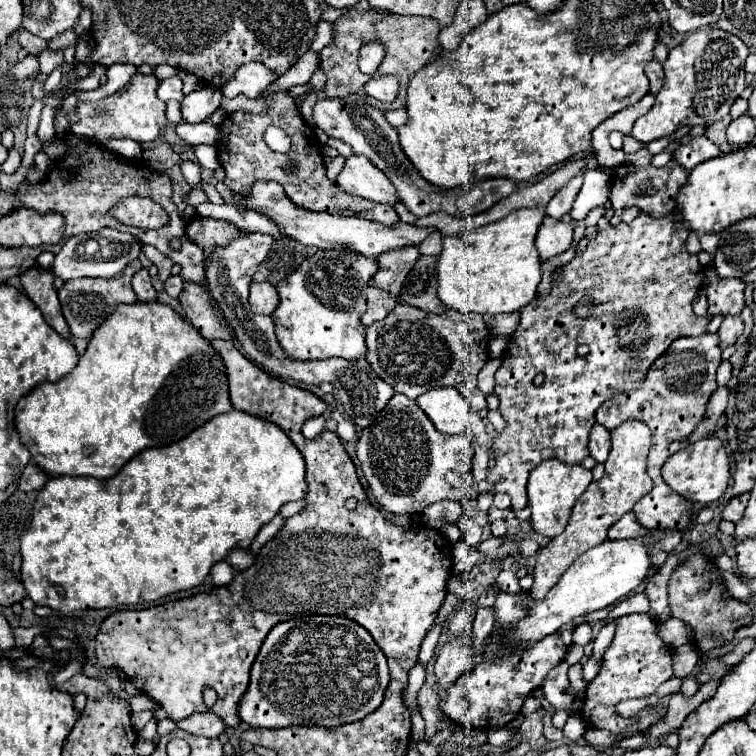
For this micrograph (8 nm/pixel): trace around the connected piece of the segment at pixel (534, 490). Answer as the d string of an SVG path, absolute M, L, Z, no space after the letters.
M544 460L542 464L538 464L538 468L534 468L528 478L528 506L532 510L530 524L534 532L546 538L556 538L558 534L562 534L574 504L586 492L590 482L592 482L592 472L586 470L584 466L562 464L560 460Z

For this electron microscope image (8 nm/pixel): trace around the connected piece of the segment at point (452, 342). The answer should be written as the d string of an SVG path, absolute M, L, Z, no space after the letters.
M396 304L386 320L366 328L366 360L382 380L410 400L442 386L454 386L462 396L468 396L476 388L476 376L488 360L488 342L490 332L482 314L448 310L438 316Z

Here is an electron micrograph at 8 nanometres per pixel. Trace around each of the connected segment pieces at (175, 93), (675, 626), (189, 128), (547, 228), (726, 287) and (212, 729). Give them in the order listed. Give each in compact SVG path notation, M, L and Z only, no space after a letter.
M178 76L160 80L158 98L164 100L164 102L168 102L168 100L182 100L184 98L184 94L182 94L182 80Z
M671 617L664 623L657 623L658 636L664 640L666 646L670 648L678 648L682 644L692 644L690 636L688 636L688 628L682 624L681 620Z
M180 122L176 126L176 134L192 144L192 146L198 146L198 144L216 144L218 140L218 130L212 122L198 122L198 124L188 124L188 122Z
M546 216L536 236L536 248L538 248L540 260L548 262L550 258L566 252L572 246L572 236L574 236L572 224L564 224L560 220Z
M722 280L722 284L708 284L708 316L734 316L744 308L744 282L742 280Z
M212 712L208 714L192 714L184 720L178 722L178 728L192 732L192 734L200 734L200 736L220 736L226 726L222 724L222 720L218 720Z

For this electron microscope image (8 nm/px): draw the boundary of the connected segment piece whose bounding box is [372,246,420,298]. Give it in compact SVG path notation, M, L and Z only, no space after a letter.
M406 246L406 248L398 248L398 250L380 254L378 272L374 274L372 284L376 288L386 290L392 298L398 298L400 288L418 258L420 258L420 252L416 246Z

